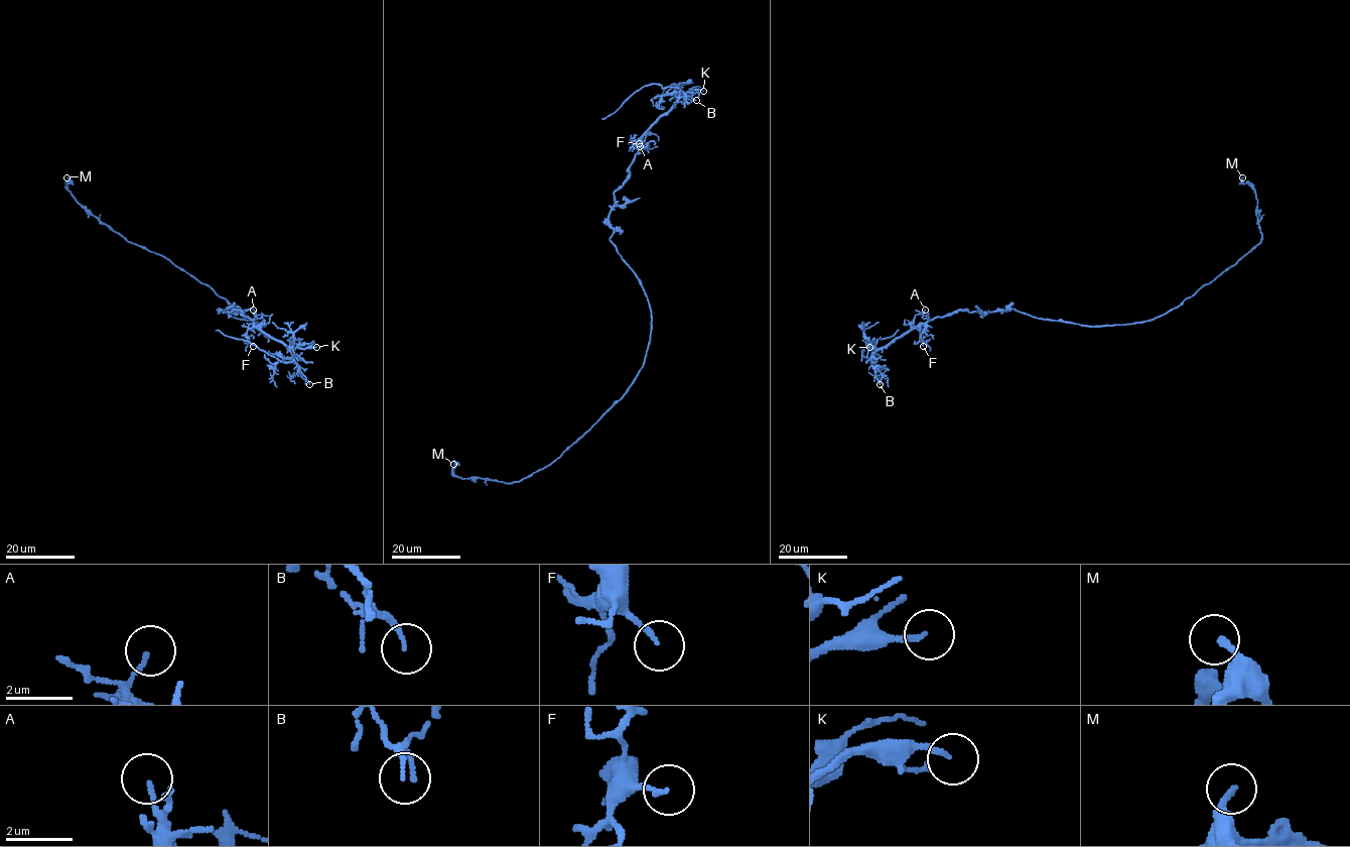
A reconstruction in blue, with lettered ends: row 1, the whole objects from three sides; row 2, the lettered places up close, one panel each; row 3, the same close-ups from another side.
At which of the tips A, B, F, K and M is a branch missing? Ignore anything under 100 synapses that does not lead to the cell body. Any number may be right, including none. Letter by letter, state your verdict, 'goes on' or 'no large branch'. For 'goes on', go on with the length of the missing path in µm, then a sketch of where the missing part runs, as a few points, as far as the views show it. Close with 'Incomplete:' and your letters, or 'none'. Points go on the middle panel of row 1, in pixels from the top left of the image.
A: no large branch
B: no large branch
F: no large branch
K: no large branch
M: no large branch
Incomplete: none

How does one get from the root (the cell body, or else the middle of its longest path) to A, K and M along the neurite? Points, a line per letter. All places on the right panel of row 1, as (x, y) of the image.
A: (1077, 324), (1039, 319), (1014, 309), (984, 313), (957, 310), (929, 320), (923, 314), (925, 310)
K: (1077, 324), (1039, 319), (1014, 309), (984, 313), (957, 310), (913, 326), (884, 347), (869, 347)
M: (1077, 324), (1111, 326), (1155, 319), (1179, 306), (1256, 246), (1261, 238), (1256, 215), (1258, 200), (1242, 177)

